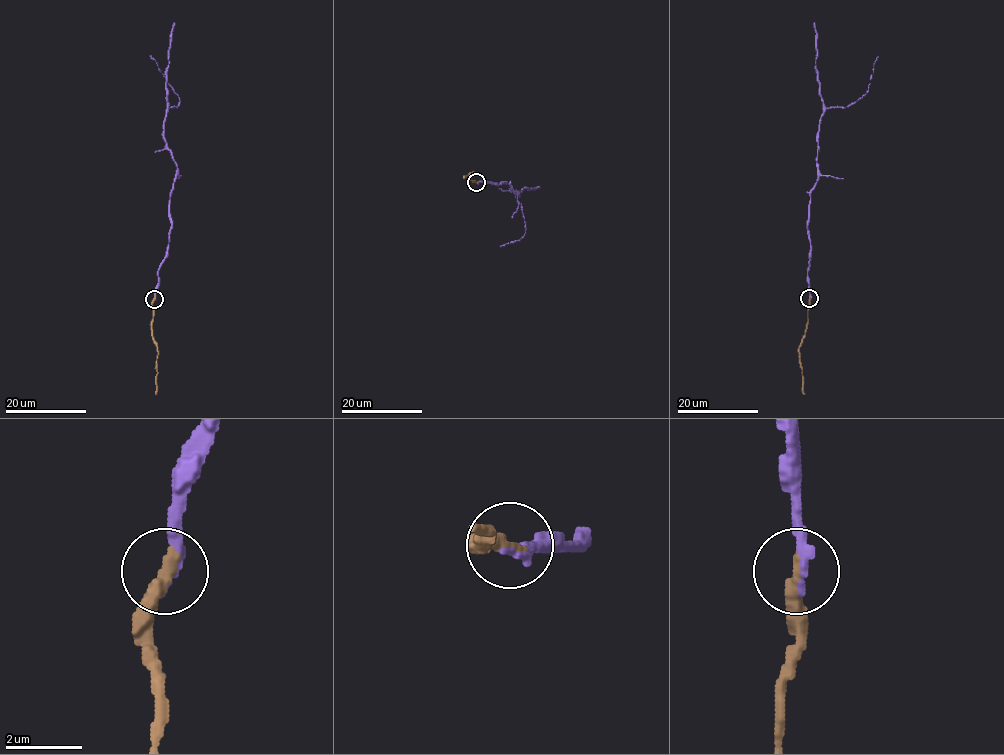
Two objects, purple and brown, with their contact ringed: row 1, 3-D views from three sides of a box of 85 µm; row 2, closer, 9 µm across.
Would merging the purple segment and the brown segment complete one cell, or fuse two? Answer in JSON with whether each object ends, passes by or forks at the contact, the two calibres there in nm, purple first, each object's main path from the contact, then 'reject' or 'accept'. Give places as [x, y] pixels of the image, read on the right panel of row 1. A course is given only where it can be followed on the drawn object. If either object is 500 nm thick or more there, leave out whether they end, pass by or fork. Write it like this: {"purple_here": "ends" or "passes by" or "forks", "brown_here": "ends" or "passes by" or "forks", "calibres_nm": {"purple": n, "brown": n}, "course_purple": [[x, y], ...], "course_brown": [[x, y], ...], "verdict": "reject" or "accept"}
{"purple_here": "ends", "brown_here": "ends", "calibres_nm": {"purple": 320, "brown": 440}, "course_purple": [[810, 298], [807, 229], [810, 192], [817, 178], [821, 115], [827, 108], [845, 108], [867, 93], [878, 56]], "course_brown": [[810, 298], [806, 331], [799, 347], [804, 394]], "verdict": "accept"}

